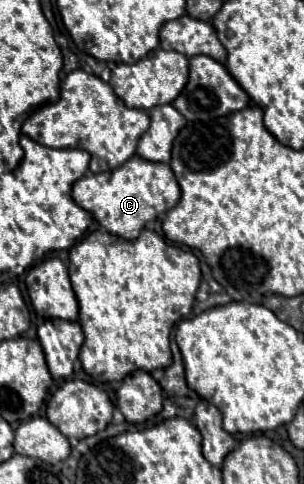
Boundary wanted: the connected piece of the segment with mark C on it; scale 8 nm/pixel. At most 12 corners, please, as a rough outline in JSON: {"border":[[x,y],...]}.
{"border":[[134,155],[84,175],[72,197],[108,233],[136,239],[178,203],[170,165]]}

